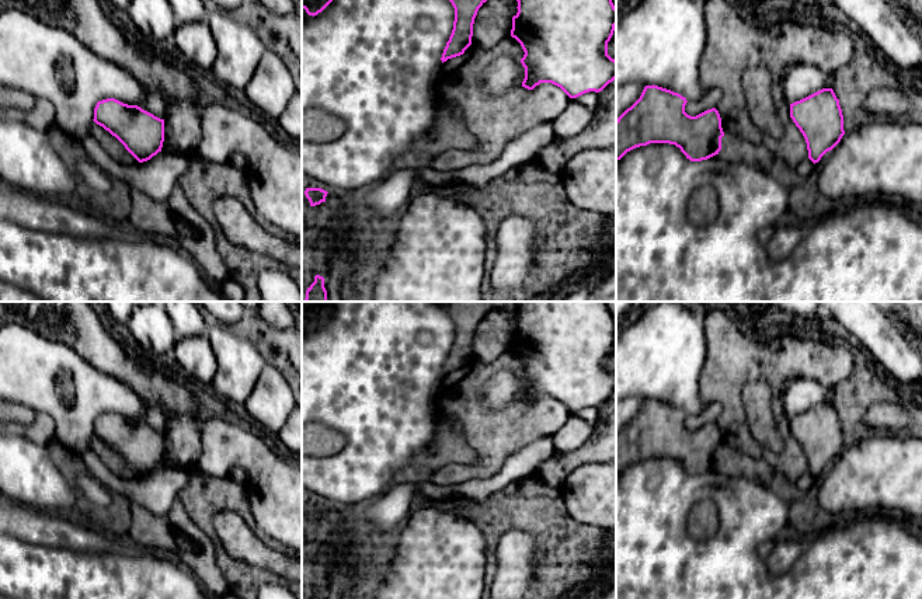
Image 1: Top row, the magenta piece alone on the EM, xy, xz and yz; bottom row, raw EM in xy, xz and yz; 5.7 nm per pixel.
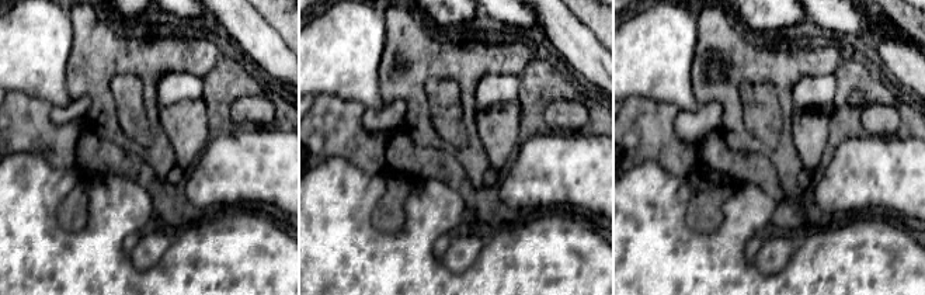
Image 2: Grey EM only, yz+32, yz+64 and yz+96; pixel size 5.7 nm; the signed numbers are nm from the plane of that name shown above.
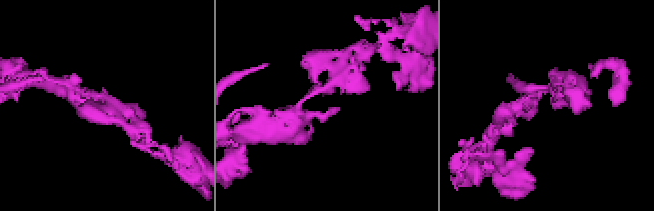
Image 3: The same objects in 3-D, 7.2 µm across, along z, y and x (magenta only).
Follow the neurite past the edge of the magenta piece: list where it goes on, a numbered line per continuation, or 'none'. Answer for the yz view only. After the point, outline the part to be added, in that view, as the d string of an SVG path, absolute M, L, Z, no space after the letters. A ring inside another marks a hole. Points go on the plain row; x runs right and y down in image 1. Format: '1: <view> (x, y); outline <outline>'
none

